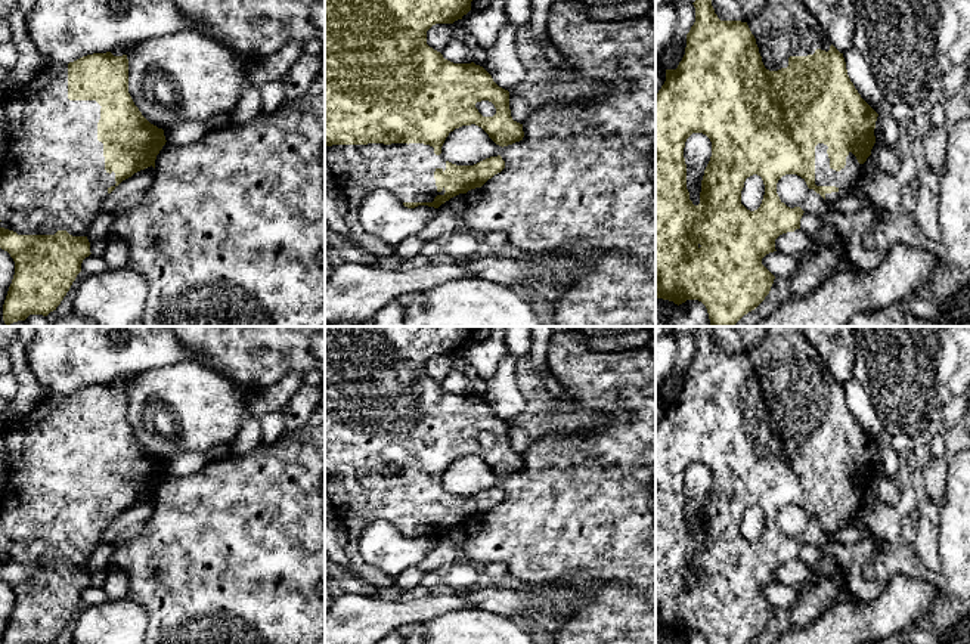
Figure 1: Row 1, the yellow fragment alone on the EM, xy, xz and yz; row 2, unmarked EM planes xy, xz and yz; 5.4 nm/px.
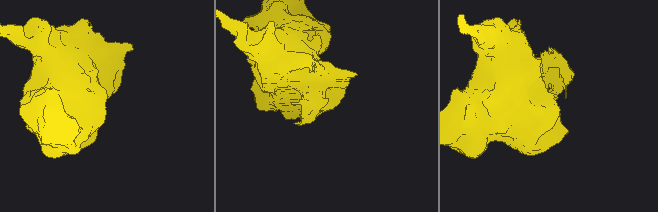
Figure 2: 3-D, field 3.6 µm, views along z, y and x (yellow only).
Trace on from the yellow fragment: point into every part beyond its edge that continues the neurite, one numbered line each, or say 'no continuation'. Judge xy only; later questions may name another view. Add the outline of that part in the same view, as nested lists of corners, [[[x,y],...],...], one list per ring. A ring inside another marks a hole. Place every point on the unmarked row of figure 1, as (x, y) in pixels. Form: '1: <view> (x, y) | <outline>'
1: xy (52, 508) | [[[68,394],[46,396],[27,417],[4,430],[7,461],[0,495],[0,551],[18,566],[55,566],[66,561],[87,567],[115,504],[105,501],[103,474],[97,471],[100,436],[68,430]]]

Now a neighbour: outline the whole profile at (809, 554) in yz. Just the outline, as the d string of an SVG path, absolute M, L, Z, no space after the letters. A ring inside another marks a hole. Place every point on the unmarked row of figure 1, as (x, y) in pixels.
M803 544L802 549L800 549L800 560L811 566L818 564L821 560L824 558L824 552L822 548L809 545L809 544Z

